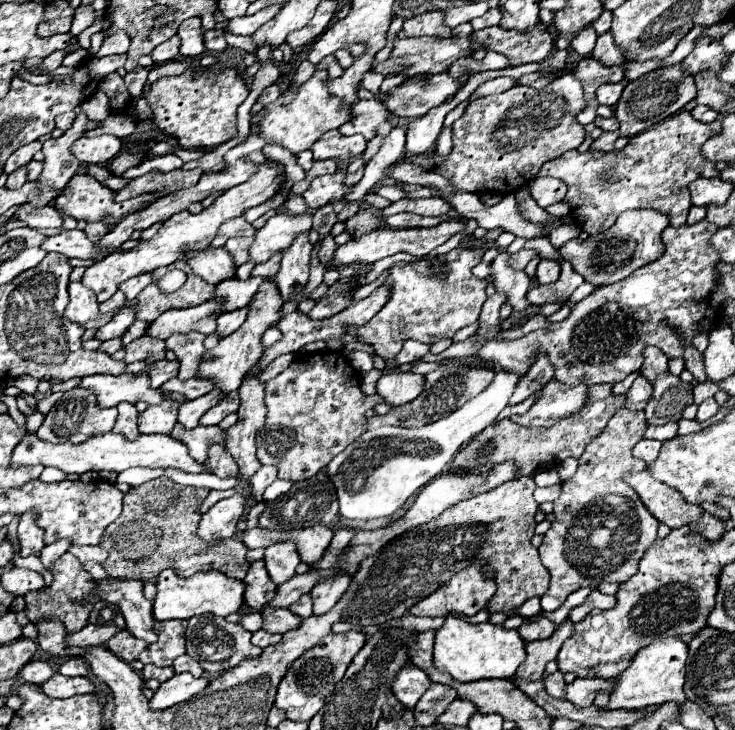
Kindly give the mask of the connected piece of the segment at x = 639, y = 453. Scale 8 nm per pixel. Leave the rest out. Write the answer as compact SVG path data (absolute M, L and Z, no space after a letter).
M642 439L642 441L638 441L638 443L636 443L636 447L634 447L634 457L644 459L644 461L646 461L646 465L650 467L650 465L656 461L656 457L658 457L660 447L662 447L662 443L660 443L660 441Z

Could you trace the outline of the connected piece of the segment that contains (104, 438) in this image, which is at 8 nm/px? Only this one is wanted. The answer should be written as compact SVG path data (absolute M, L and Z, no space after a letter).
M34 433L26 435L20 445L12 453L10 465L44 465L44 467L56 467L66 473L86 473L86 471L124 471L128 467L150 467L150 469L180 469L184 473L208 473L206 463L198 463L196 459L190 457L188 447L180 441L172 441L168 435L138 435L138 439L130 441L122 433L102 433L96 437L90 437L82 443L46 443L40 441Z

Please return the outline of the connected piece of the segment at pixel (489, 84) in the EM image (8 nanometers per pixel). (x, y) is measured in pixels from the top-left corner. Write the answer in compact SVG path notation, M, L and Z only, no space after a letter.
M498 77L498 79L486 81L486 83L482 83L482 85L468 97L468 101L474 101L474 99L478 99L478 97L482 97L482 95L494 95L494 93L506 91L506 89L510 89L512 85L514 85L514 79L510 79L510 77Z

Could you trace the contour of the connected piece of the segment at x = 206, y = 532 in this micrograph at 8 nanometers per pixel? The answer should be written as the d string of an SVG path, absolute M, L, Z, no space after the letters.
M238 491L228 499L218 501L210 511L202 515L200 537L208 543L228 539L236 531L236 523L242 519L246 507L246 497Z

